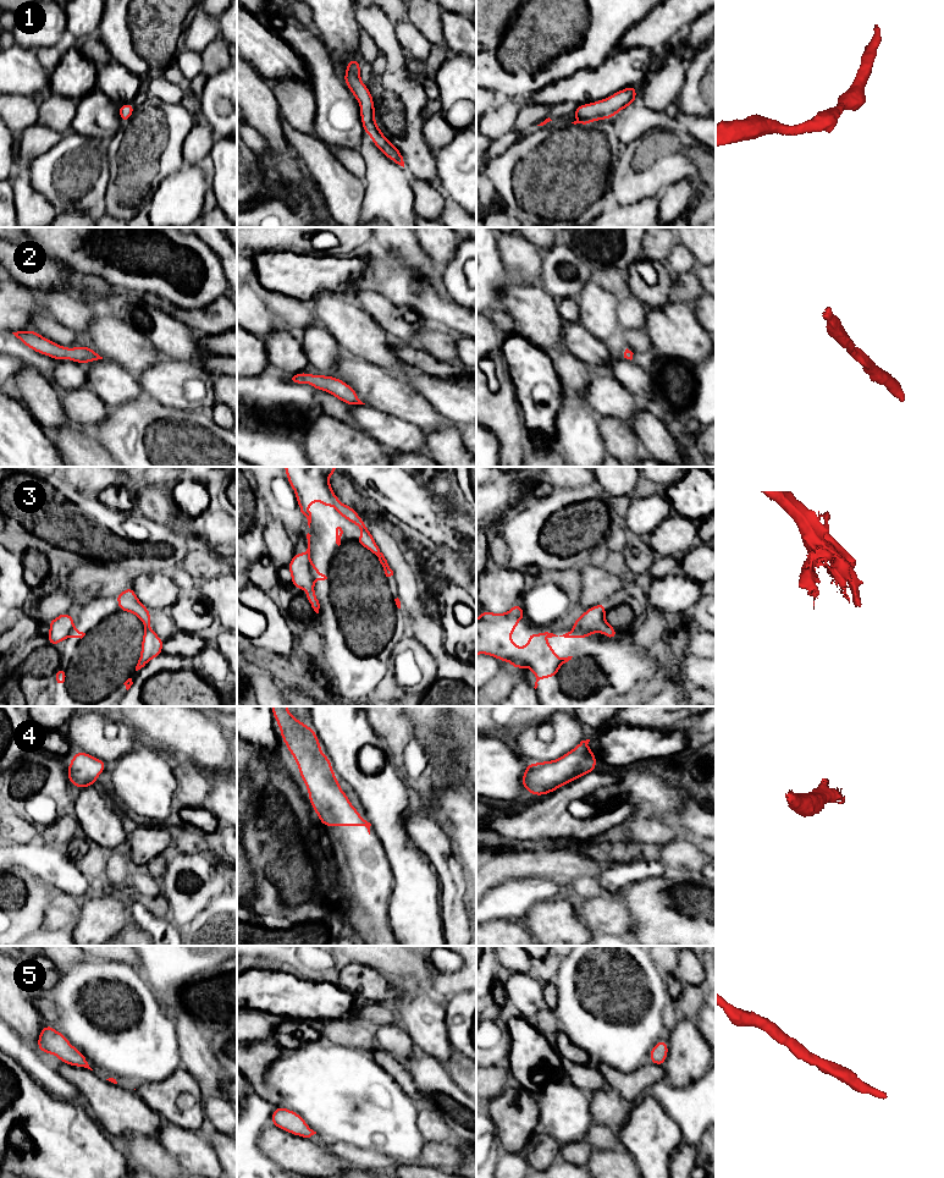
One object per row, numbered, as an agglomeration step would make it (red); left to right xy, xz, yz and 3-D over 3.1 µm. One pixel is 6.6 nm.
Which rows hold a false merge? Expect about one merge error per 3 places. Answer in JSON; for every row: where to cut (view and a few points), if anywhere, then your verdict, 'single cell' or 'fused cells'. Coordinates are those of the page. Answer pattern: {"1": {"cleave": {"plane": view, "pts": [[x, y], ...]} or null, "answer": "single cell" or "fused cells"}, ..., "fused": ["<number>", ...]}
{"1": {"cleave": null, "answer": "single cell"}, "2": {"cleave": null, "answer": "single cell"}, "3": {"cleave": {"plane": "xz", "pts": [[309, 561], [314, 579]]}, "answer": "fused cells"}, "4": {"cleave": null, "answer": "single cell"}, "5": {"cleave": null, "answer": "single cell"}, "fused": ["3"]}

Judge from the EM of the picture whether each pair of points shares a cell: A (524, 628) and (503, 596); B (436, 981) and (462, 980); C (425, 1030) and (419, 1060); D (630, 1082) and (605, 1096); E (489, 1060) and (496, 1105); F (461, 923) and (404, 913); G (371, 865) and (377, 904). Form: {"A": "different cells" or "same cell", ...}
{"A": "different cells", "B": "same cell", "C": "different cells", "D": "different cells", "E": "different cells", "F": "different cells", "G": "same cell"}

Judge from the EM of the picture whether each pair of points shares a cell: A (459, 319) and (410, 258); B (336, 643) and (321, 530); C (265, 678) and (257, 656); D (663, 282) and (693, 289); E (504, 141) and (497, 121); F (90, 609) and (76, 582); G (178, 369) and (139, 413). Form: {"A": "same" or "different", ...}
{"A": "different", "B": "same", "C": "different", "D": "different", "E": "different", "F": "different", "G": "different"}

